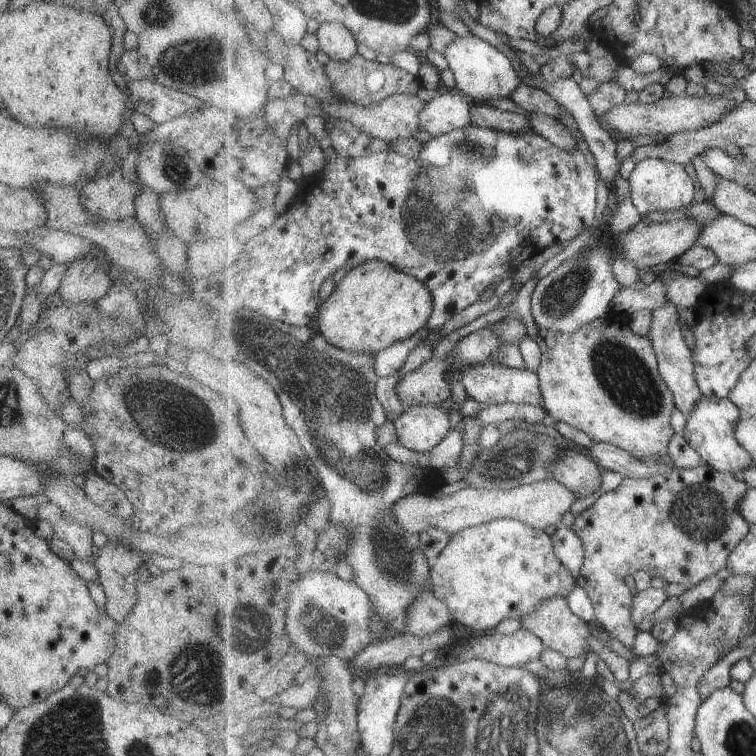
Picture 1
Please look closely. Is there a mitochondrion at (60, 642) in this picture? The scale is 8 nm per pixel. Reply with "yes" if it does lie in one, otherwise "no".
no

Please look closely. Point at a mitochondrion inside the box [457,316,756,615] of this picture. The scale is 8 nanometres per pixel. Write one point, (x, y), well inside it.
(621, 371)

